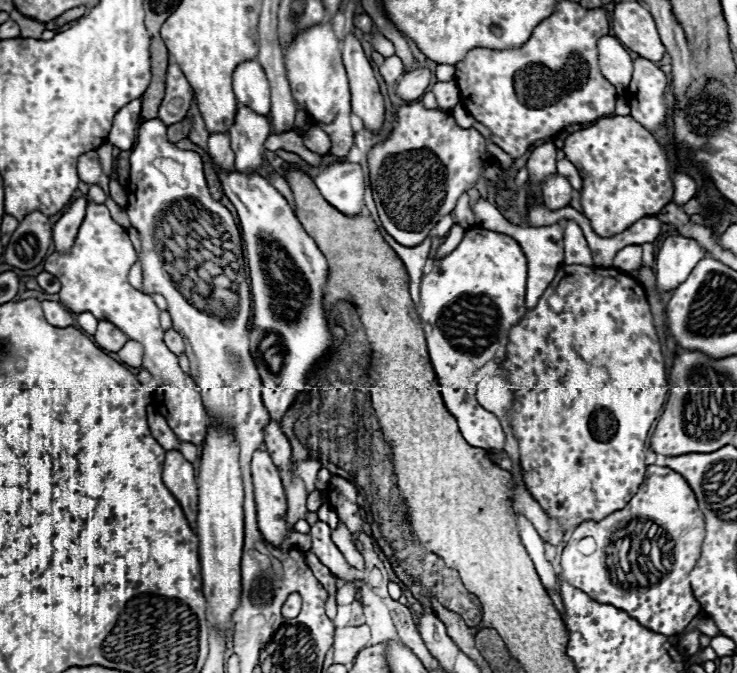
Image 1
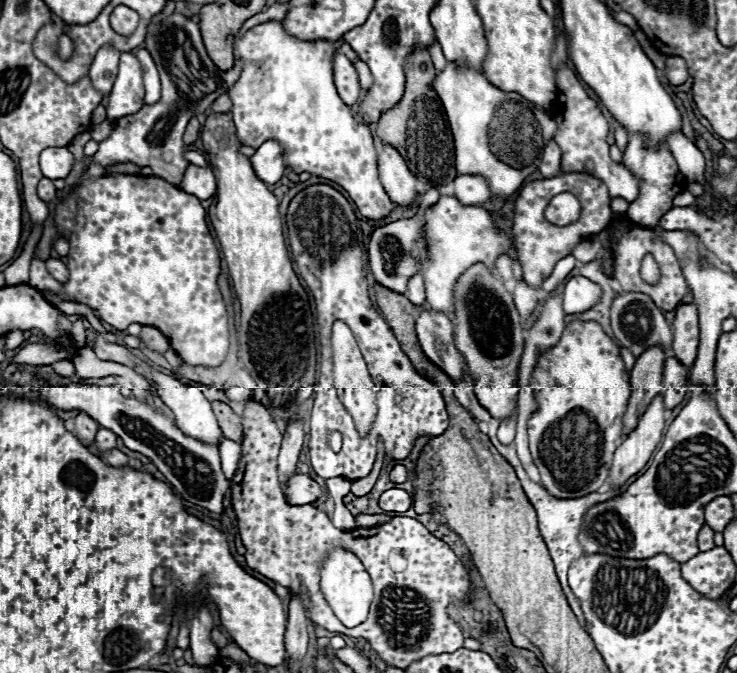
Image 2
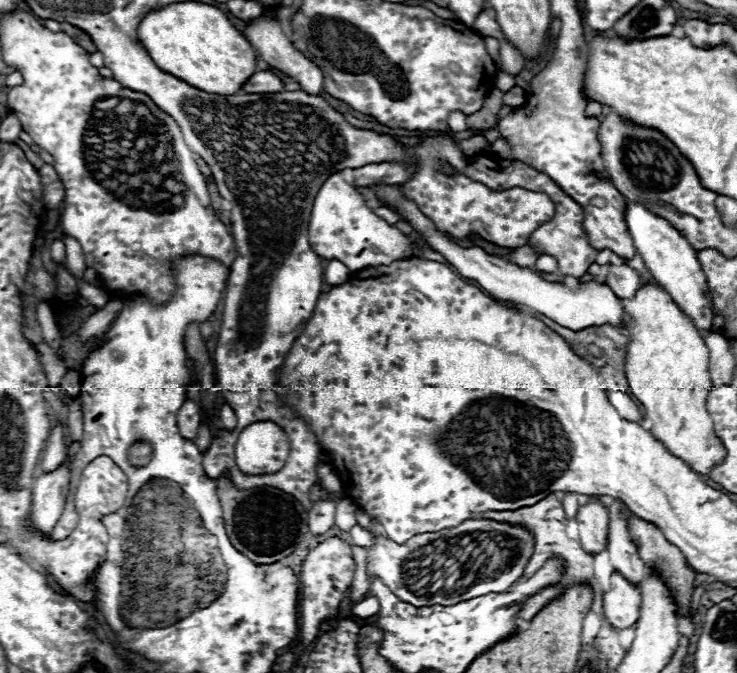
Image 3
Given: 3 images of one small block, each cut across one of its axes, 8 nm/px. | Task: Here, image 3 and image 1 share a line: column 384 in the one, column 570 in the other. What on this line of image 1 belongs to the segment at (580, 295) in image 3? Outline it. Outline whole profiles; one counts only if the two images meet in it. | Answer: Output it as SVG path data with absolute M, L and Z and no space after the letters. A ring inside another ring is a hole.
M550 176L544 184L542 184L542 200L546 204L548 210L560 210L566 208L572 200L572 186L564 176Z

